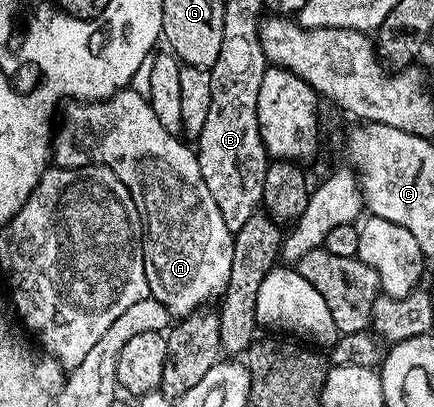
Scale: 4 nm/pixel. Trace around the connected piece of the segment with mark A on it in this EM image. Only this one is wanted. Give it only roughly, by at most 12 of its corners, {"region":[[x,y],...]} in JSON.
{"region":[[125,89],[69,102],[57,167],[104,164],[144,214],[148,293],[221,298],[234,232],[195,150]]}

